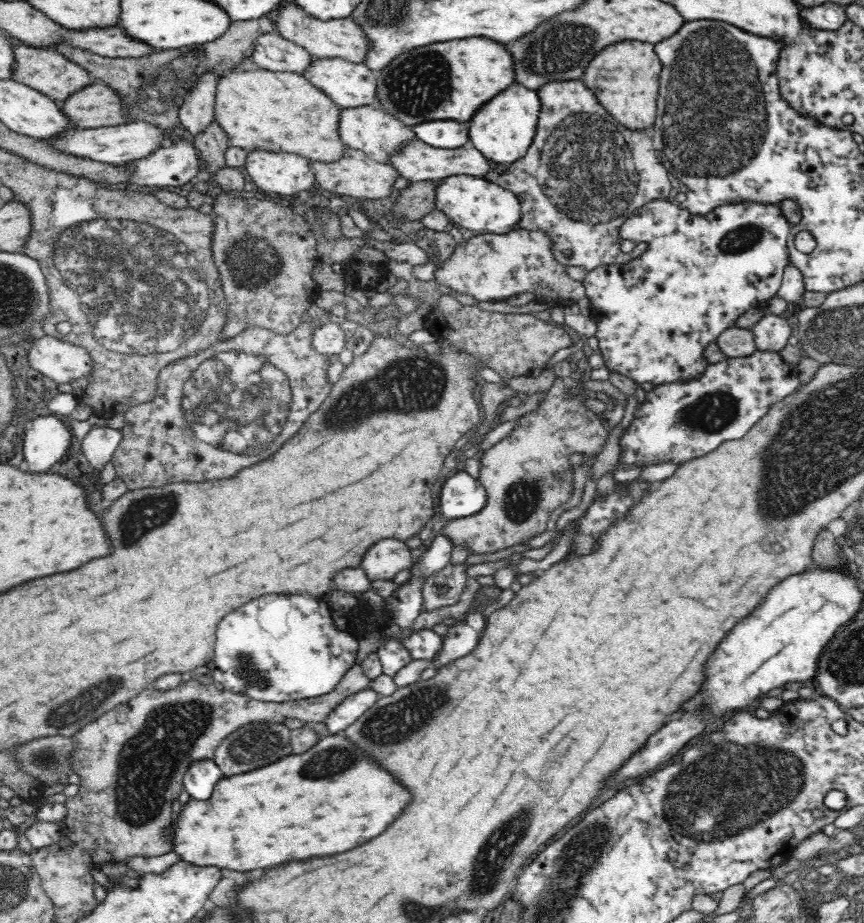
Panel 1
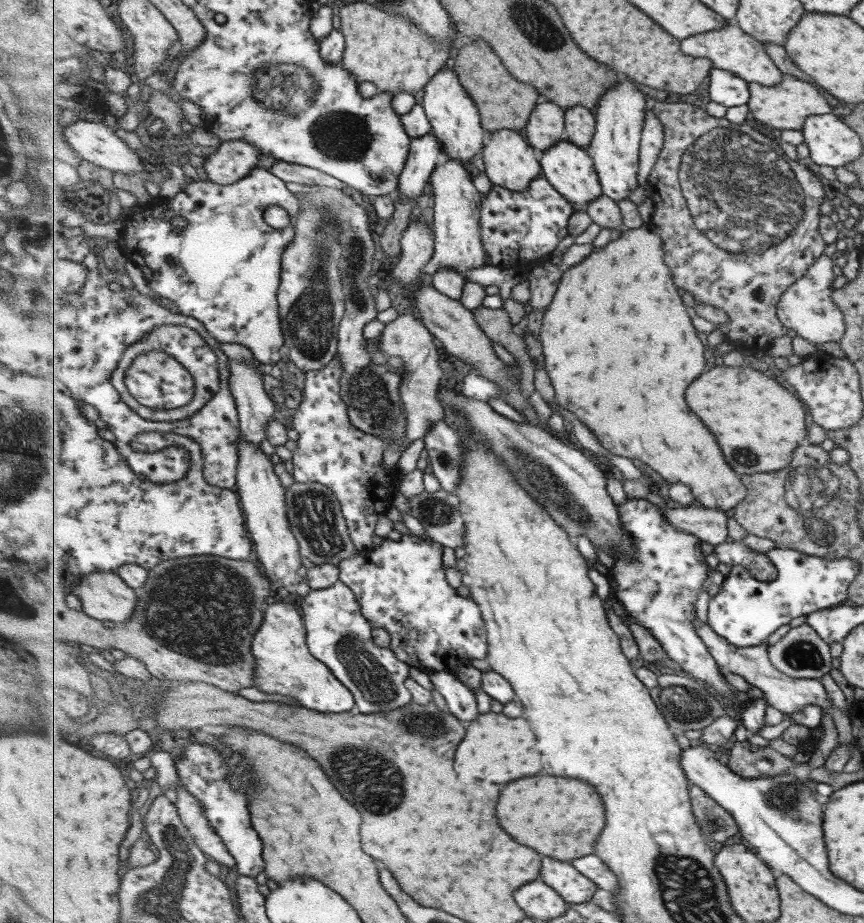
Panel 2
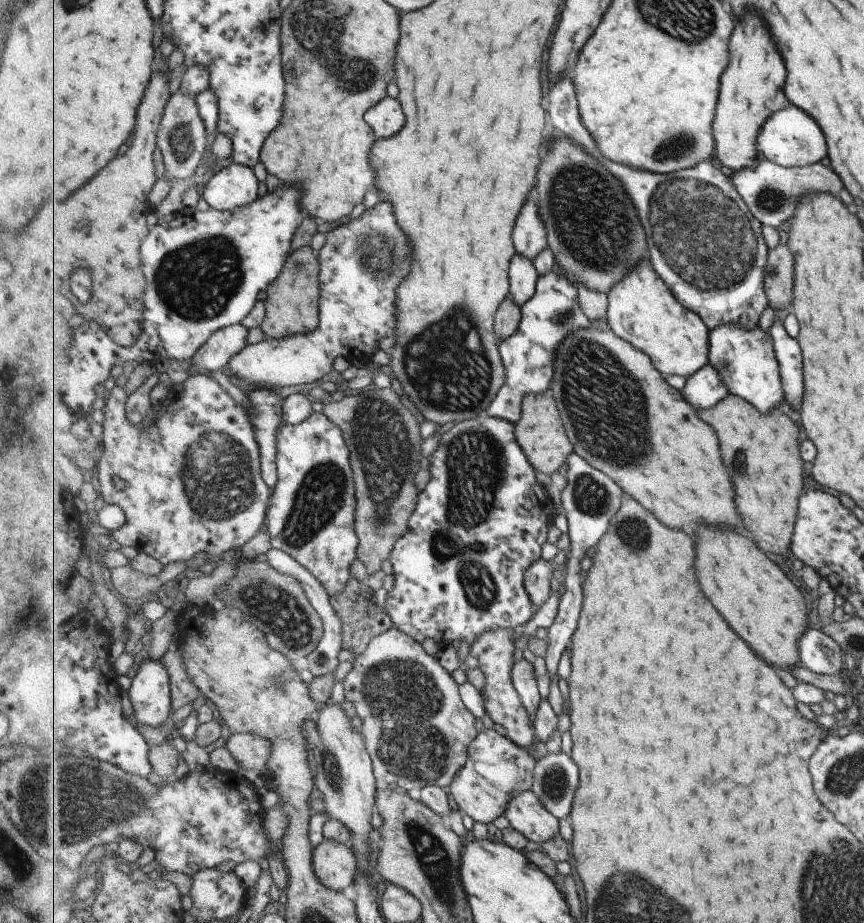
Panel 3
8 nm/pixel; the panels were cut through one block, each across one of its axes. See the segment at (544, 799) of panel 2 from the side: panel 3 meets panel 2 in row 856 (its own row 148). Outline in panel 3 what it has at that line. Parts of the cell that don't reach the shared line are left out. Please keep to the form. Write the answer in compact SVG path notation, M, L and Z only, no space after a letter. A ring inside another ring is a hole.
M571 140L555 142L539 174L539 206L548 230L548 246L555 256L556 267L577 282L583 281L588 289L608 294L617 282L628 276L635 265L649 257L648 234L626 188L605 165Z

